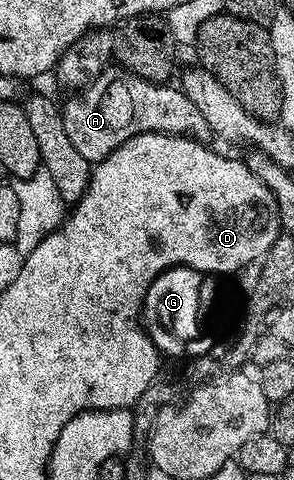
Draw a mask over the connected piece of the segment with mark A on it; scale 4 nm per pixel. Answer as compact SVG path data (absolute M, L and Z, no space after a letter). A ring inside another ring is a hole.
M117 65L71 95L74 96L67 103L61 104L64 133L92 165L107 159L124 141L153 131L161 135L189 135L199 141L211 138L208 121L181 89L170 83L144 81L144 77L136 77Z

